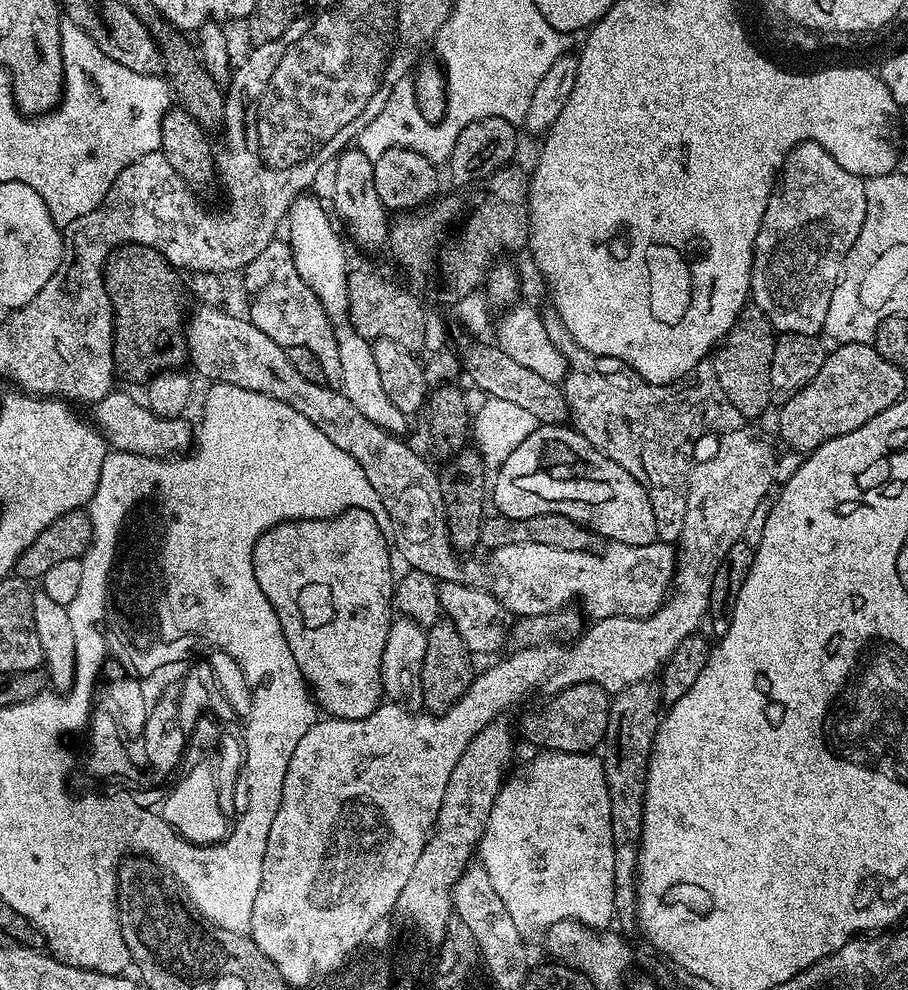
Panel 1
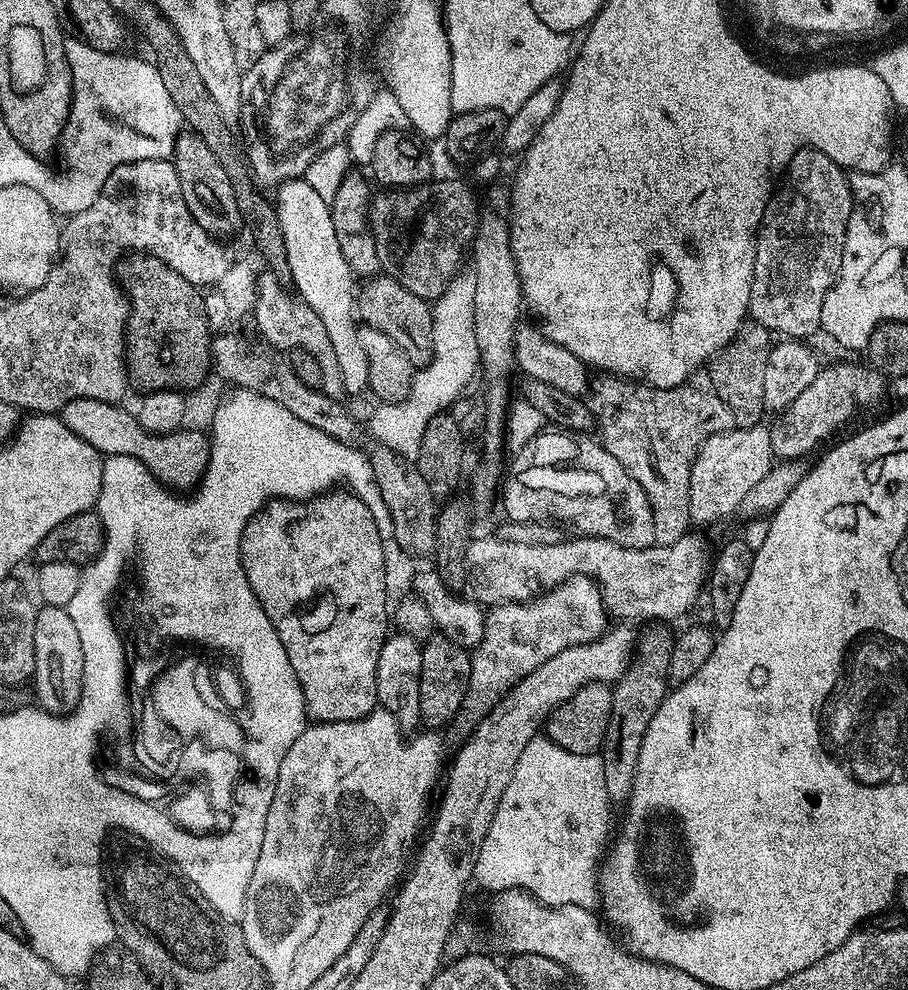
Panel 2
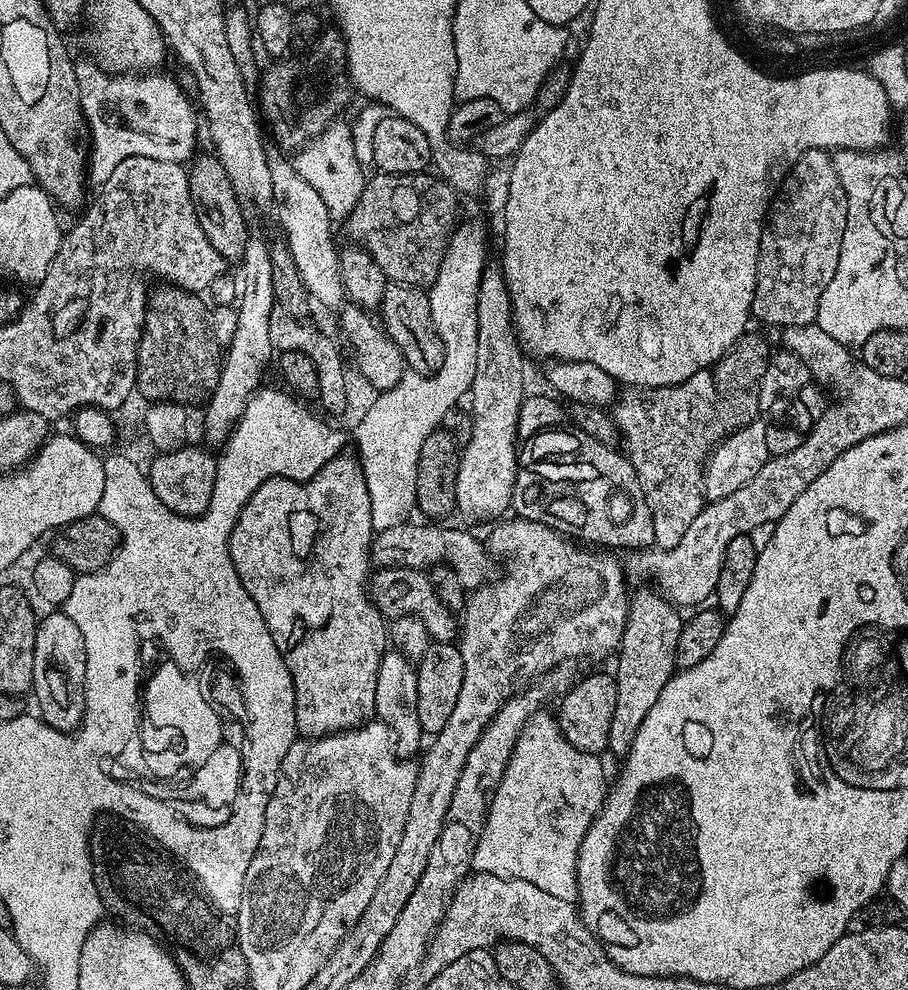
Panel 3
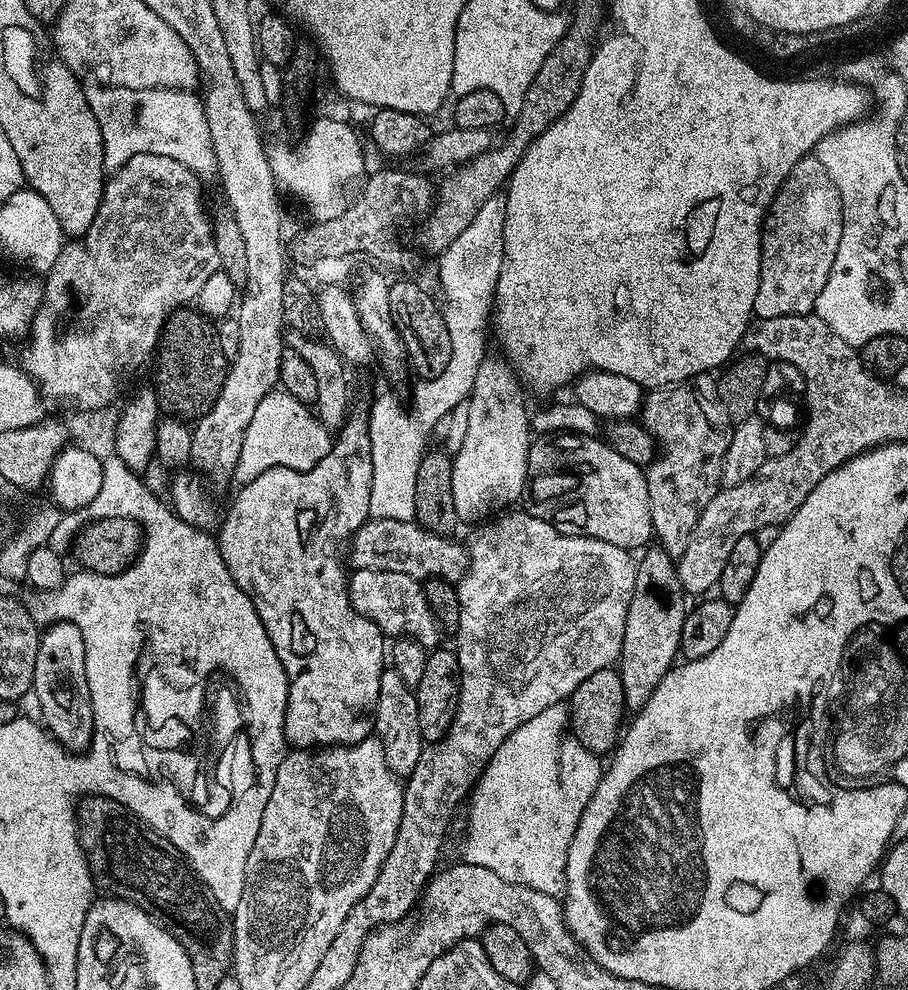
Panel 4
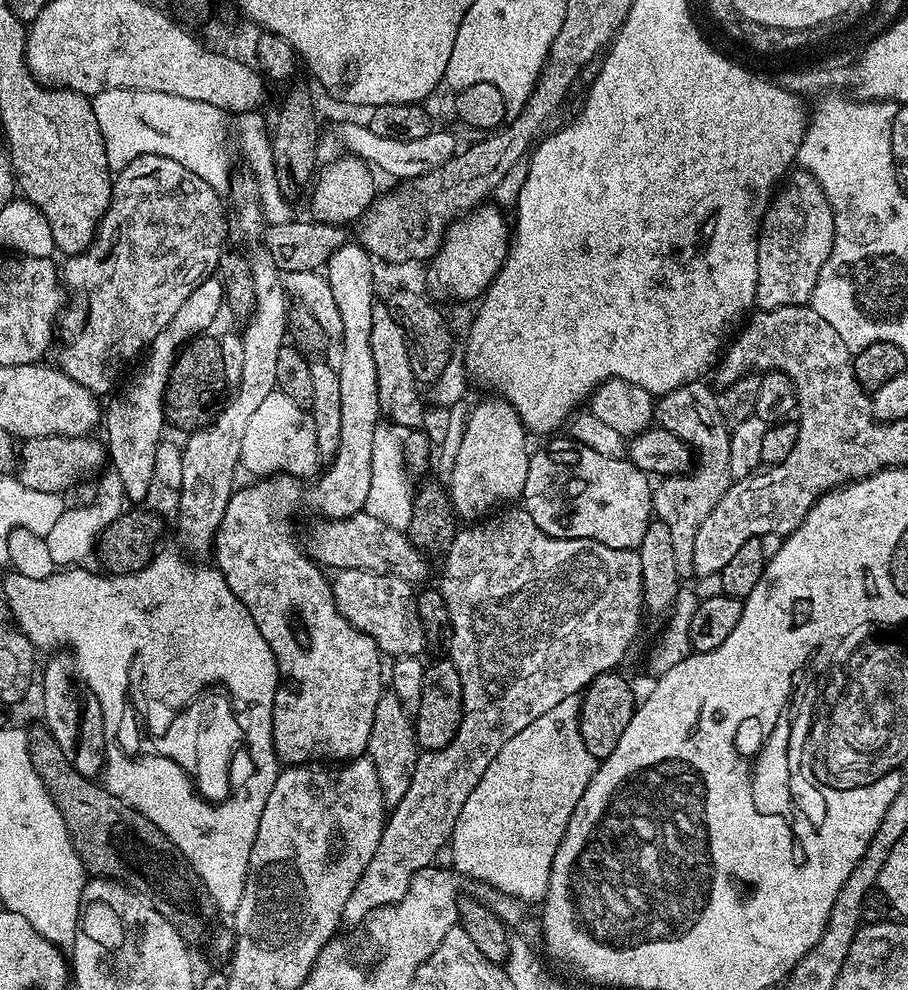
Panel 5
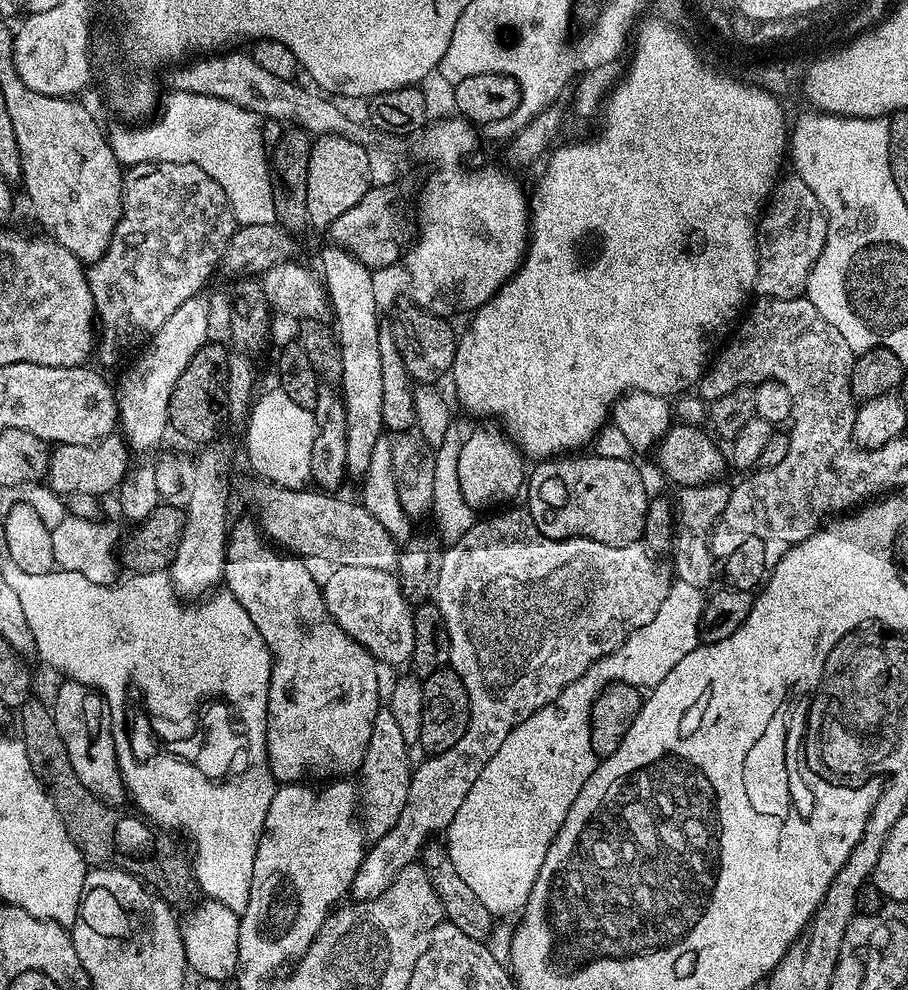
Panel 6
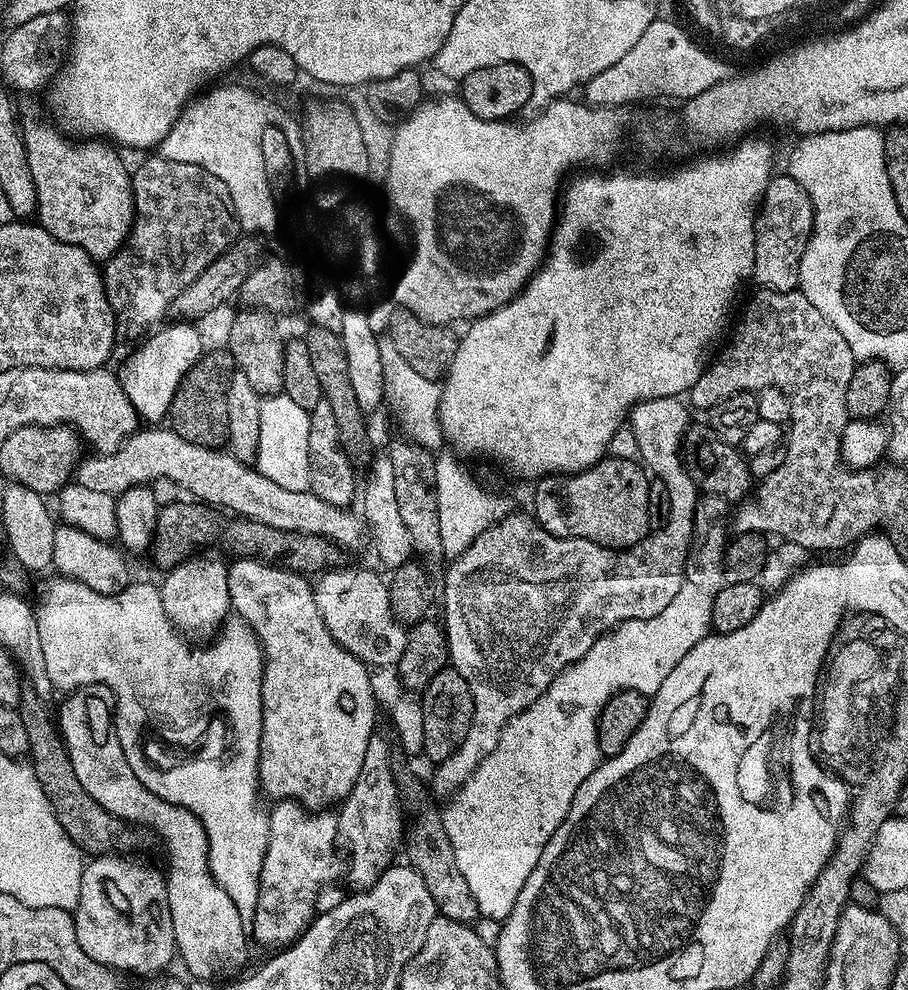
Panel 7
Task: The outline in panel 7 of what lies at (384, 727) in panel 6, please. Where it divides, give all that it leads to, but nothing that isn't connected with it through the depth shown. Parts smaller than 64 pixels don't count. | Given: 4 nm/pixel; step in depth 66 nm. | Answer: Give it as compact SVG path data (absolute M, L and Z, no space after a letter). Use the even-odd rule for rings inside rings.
M374 734L366 746L362 770L358 770L358 782L354 782L350 794L339 805L336 816L338 844L346 853L346 880L348 876L353 889L371 888L393 861L392 847L399 840L401 843L406 828L406 820L400 817L400 804L402 797L400 787L396 785L392 748L386 737Z

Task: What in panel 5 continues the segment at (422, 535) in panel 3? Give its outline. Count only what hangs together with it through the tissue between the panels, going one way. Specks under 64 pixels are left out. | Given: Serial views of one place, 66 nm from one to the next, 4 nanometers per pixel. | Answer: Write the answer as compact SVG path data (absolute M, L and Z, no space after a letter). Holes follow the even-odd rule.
M362 511L341 520L319 521L308 532L307 555L317 564L328 570L357 568L367 572L376 572L379 576L397 576L416 586L428 576L428 564L425 553L410 542L410 538L394 526L371 517L368 511Z

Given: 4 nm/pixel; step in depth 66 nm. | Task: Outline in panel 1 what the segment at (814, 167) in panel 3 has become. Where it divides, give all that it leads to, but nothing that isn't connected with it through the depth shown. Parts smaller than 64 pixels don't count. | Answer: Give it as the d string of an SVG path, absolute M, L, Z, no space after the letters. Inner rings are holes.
M806 140L784 159L766 214L762 214L762 226L758 226L758 238L752 251L752 281L748 298L751 311L767 328L781 336L812 338L820 332L826 294L830 294L844 271L848 252L854 246L865 218L864 180L850 174L850 170L842 170L822 145Z

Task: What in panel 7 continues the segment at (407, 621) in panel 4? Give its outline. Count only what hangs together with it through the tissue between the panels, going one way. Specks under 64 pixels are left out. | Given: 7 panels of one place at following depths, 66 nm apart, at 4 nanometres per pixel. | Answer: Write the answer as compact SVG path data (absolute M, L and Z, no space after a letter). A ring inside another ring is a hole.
M336 566L319 573L317 580L320 581L315 581L312 589L314 606L318 606L318 614L322 614L326 630L330 630L332 637L347 652L373 669L391 669L402 658L402 650L406 650L408 628L396 620L390 610L385 577L368 568L344 567Z

